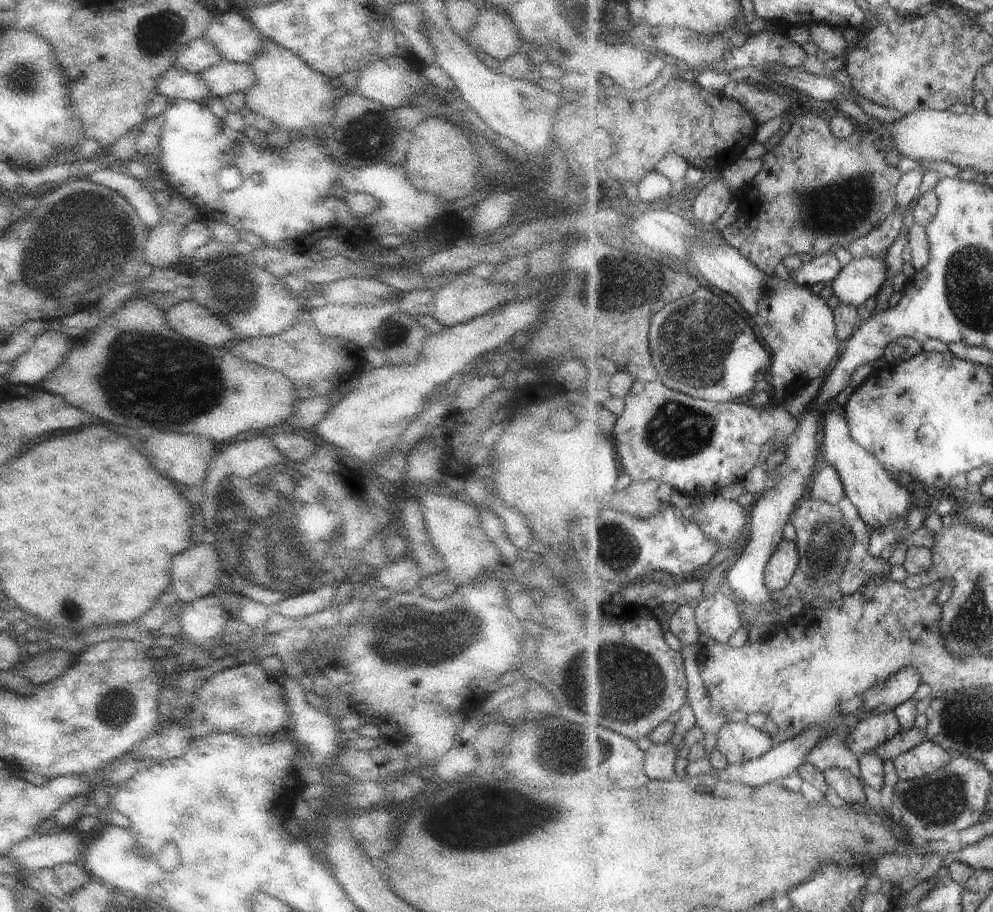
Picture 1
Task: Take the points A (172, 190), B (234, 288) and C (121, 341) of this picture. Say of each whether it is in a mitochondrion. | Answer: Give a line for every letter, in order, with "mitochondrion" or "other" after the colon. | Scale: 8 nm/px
A: other
B: mitochondrion
C: mitochondrion

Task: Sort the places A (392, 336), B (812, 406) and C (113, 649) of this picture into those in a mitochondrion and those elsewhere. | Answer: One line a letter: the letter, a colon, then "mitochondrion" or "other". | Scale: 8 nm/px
A: mitochondrion
B: other
C: other

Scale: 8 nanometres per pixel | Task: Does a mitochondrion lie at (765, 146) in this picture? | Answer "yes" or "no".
no

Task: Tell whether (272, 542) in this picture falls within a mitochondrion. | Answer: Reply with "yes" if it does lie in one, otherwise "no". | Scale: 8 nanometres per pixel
yes

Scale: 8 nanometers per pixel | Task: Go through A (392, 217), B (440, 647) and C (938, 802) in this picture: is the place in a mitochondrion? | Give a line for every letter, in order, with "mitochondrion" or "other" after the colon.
A: other
B: mitochondrion
C: mitochondrion

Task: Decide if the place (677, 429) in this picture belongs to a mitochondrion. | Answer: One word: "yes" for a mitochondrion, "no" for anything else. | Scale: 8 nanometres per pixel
yes

